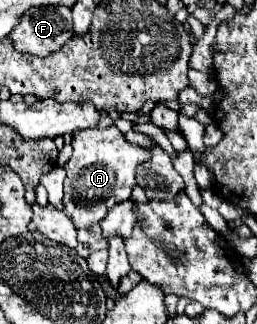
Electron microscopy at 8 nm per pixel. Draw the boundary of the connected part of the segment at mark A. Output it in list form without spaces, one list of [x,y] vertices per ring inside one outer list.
[[[116,126],[78,130],[72,134],[74,154],[66,162],[66,196],[64,212],[76,228],[100,222],[114,202],[124,202],[136,186],[136,166],[150,160],[150,152],[130,144]]]

